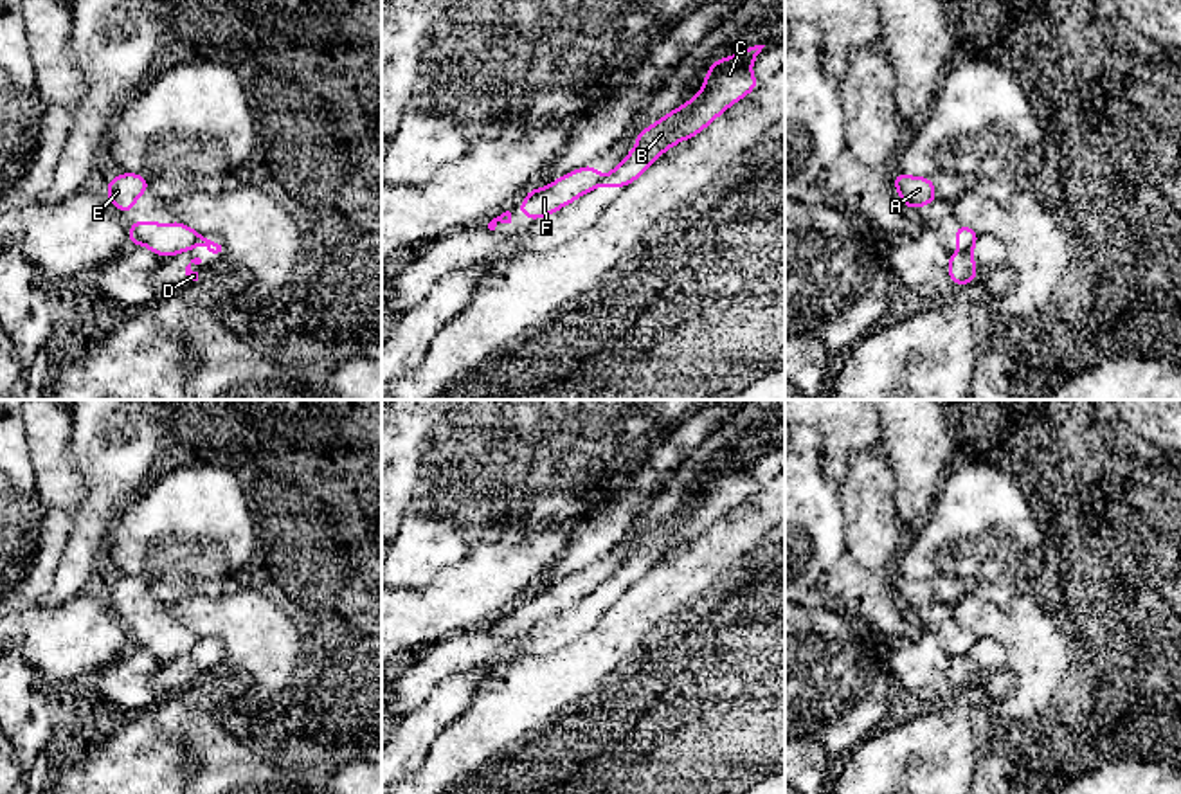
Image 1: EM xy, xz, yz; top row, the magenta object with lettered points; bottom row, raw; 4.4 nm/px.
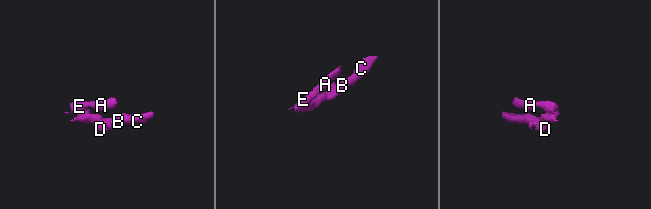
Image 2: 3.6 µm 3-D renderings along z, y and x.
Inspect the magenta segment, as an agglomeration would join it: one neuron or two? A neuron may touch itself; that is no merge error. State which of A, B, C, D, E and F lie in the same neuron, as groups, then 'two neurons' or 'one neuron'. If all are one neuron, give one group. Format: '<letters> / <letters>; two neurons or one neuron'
A E F / B C D; two neurons

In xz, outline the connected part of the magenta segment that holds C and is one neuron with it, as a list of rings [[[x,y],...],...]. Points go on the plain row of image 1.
[[[754,448],[731,461],[713,465],[697,501],[639,535],[634,553],[601,582],[598,591],[609,589],[618,592],[632,587],[668,551],[695,540],[731,508],[751,497],[758,490],[751,468],[763,450]]]

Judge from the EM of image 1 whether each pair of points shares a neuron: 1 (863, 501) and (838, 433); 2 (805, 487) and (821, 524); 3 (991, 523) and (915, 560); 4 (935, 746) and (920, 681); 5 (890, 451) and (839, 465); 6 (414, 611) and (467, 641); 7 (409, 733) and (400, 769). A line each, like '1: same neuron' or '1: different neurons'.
1: different neurons
2: same neuron
3: same neuron
4: different neurons
5: different neurons
6: different neurons
7: same neuron

